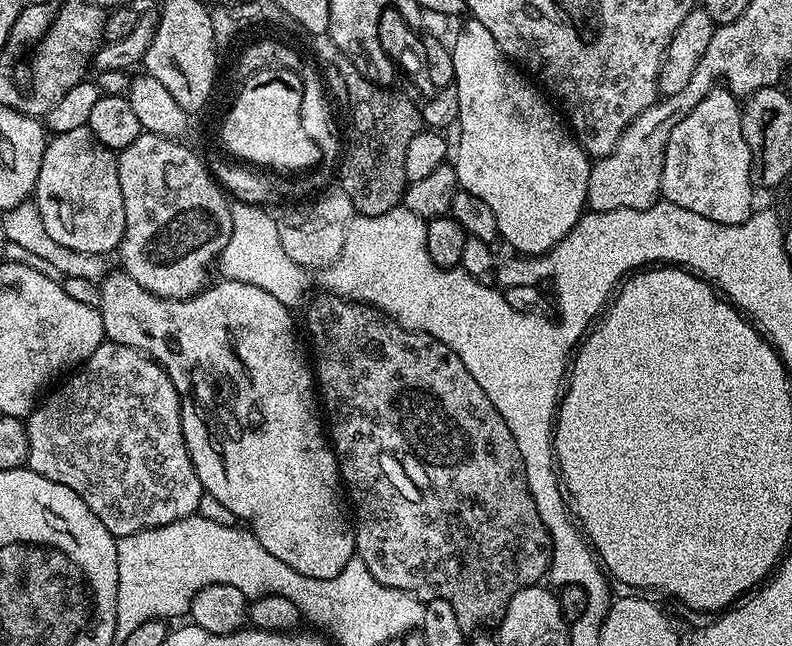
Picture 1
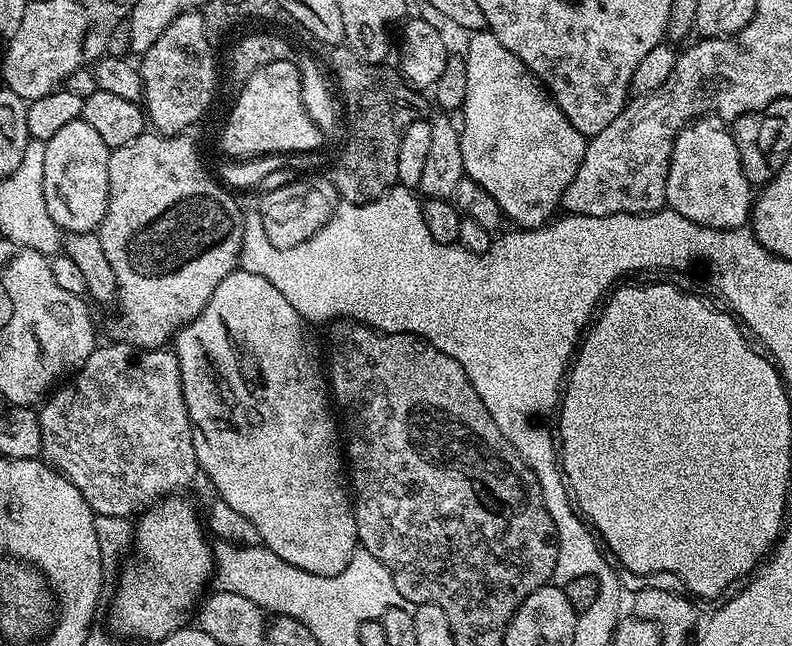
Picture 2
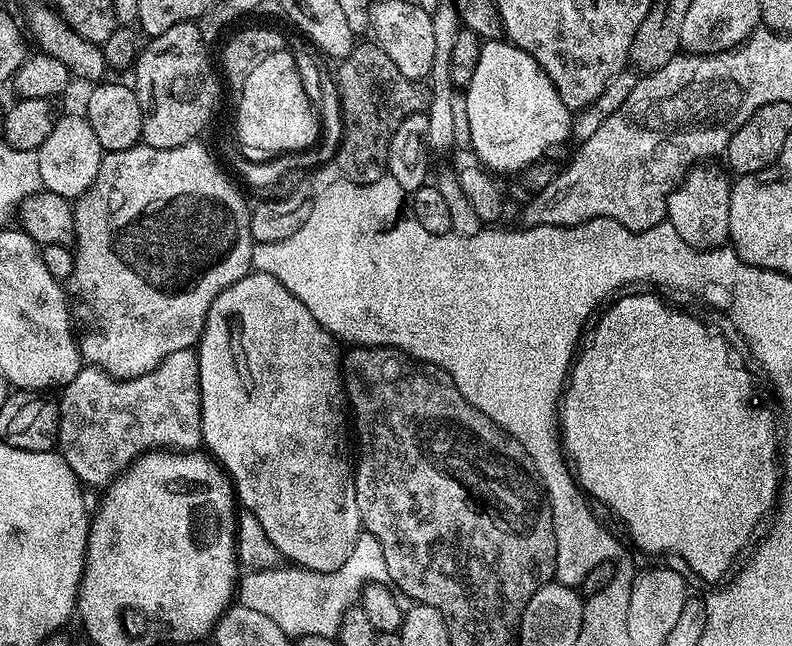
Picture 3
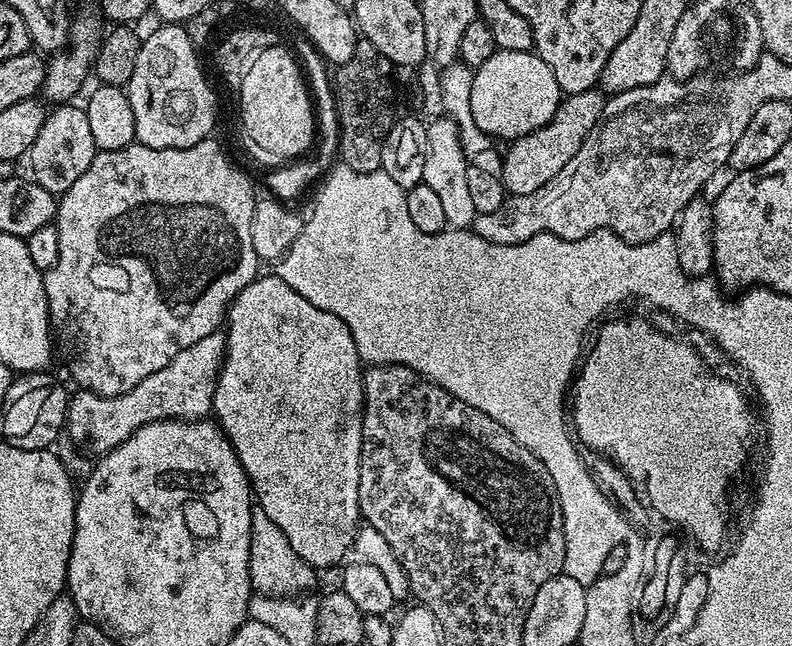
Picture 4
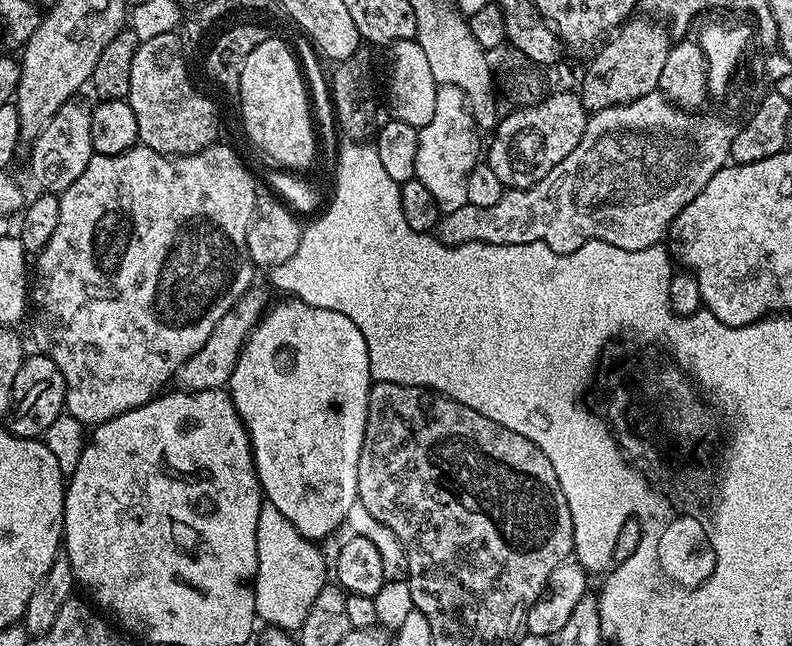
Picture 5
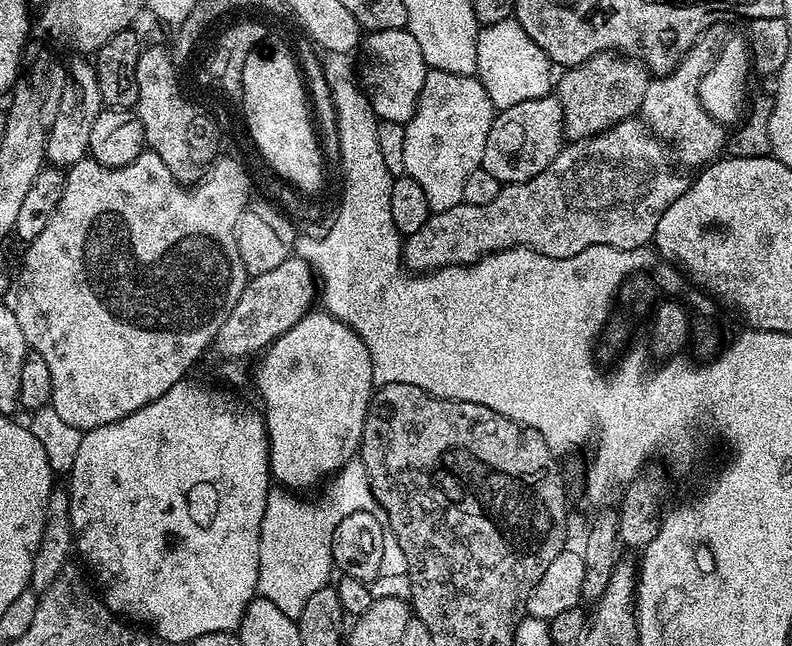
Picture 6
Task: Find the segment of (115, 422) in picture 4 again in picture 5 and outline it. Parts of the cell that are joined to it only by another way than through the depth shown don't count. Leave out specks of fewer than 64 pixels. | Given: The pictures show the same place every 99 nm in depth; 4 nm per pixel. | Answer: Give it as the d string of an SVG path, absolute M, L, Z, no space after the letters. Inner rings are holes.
M253 286L246 289L242 298L238 298L238 302L234 302L234 306L230 306L230 310L226 310L226 315L219 320L218 326L214 326L210 338L206 338L202 350L198 350L198 354L190 357L177 370L174 380L175 383L180 383L177 385L181 389L197 392L198 390L210 390L211 388L224 388L227 385L228 379L234 374L236 360L240 357L240 351L244 349L248 336L256 329L256 324L270 307L269 289L265 288Z

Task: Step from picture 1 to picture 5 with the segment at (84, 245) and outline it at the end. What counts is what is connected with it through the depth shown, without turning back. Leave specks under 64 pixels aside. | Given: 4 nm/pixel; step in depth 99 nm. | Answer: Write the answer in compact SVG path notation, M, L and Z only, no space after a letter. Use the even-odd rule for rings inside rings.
M76 103L63 104L50 126L46 126L46 130L42 130L40 137L31 145L32 176L36 179L37 189L57 194L66 191L74 178L78 178L78 174L86 170L90 158L94 155L90 138L92 113L87 107L84 109Z

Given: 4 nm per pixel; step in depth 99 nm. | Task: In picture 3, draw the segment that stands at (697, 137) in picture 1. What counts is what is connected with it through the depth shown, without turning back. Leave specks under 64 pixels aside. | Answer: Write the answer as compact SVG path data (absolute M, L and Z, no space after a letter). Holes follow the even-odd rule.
M697 166L684 177L683 182L668 196L667 223L682 234L682 242L691 248L707 250L722 248L729 243L730 180L712 166Z

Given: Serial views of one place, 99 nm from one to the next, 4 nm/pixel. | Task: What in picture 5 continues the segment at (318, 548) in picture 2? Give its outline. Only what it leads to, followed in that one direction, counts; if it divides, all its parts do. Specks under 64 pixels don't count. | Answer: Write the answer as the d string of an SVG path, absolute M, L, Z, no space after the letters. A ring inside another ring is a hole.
M280 298L271 305L256 329L248 336L240 357L236 360L234 374L228 379L227 391L232 394L232 401L242 418L244 428L252 443L252 457L256 463L256 476L260 479L260 490L263 499L273 504L307 540L324 542L331 532L336 532L347 521L350 510L358 502L358 458L362 454L362 438L366 430L366 414L368 413L368 399L374 383L370 374L370 354L366 350L366 338L362 338L362 330L346 318L346 314L338 314L338 310L322 310L310 306L306 302L295 298Z

